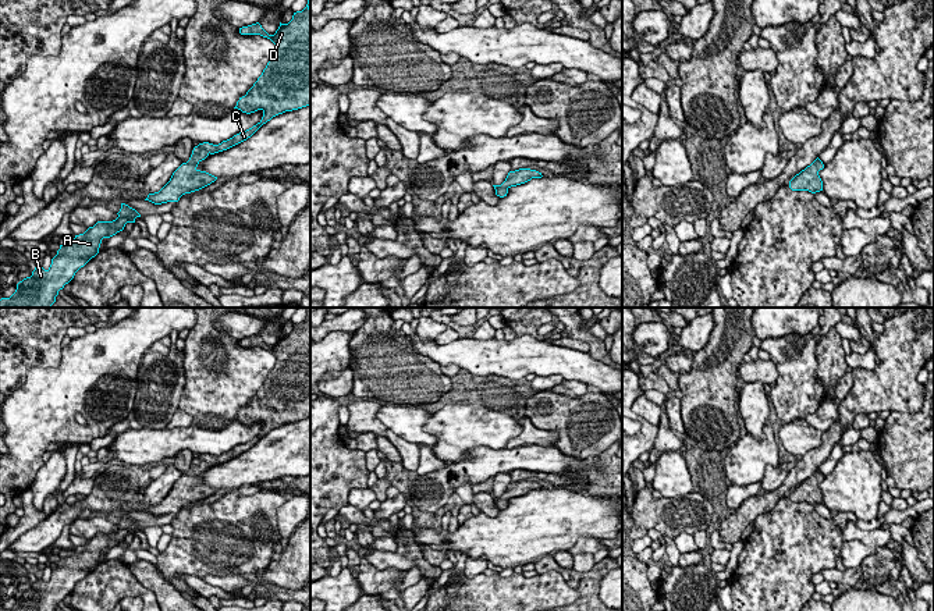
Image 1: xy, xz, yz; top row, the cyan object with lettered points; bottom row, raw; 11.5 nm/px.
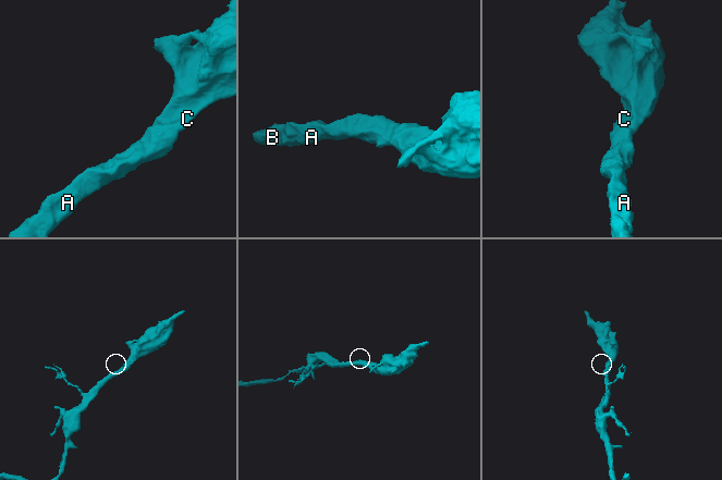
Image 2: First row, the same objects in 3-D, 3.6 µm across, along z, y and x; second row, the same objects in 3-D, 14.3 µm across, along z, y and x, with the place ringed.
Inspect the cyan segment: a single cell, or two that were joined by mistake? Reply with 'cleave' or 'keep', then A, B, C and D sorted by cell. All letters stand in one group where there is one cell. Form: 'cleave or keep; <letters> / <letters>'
keep; A B C D

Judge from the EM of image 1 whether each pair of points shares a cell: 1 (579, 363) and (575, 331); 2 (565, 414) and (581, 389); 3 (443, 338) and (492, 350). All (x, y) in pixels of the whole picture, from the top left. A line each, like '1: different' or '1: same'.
1: different
2: different
3: different

